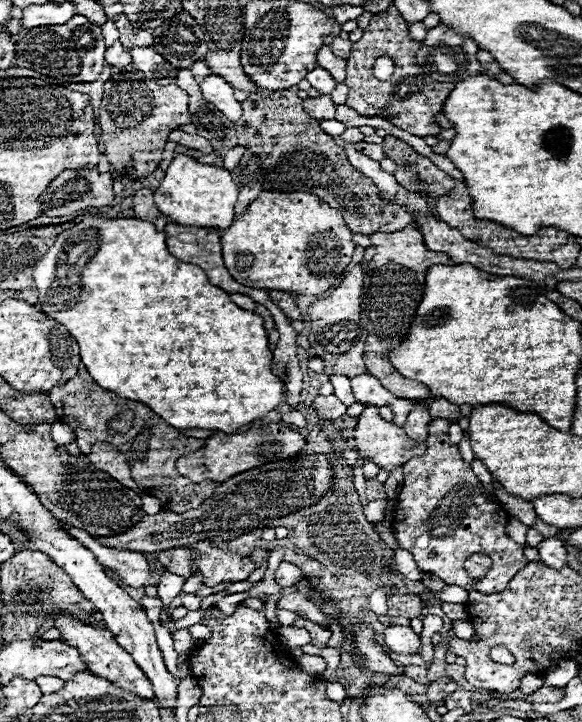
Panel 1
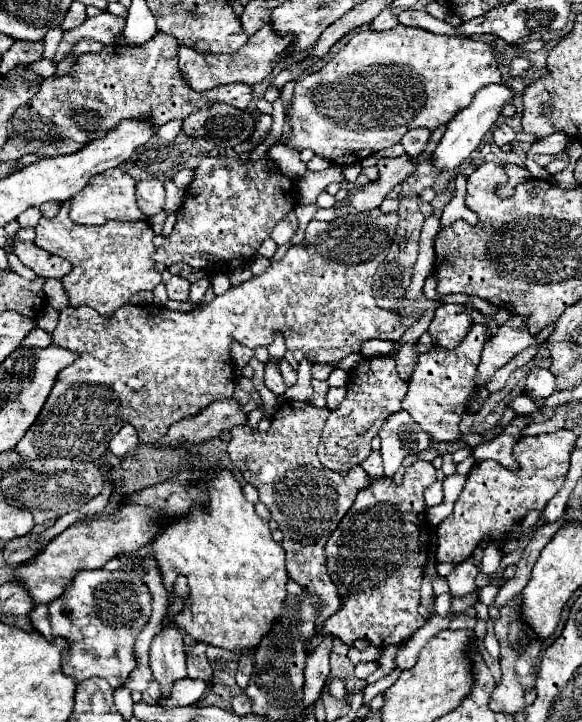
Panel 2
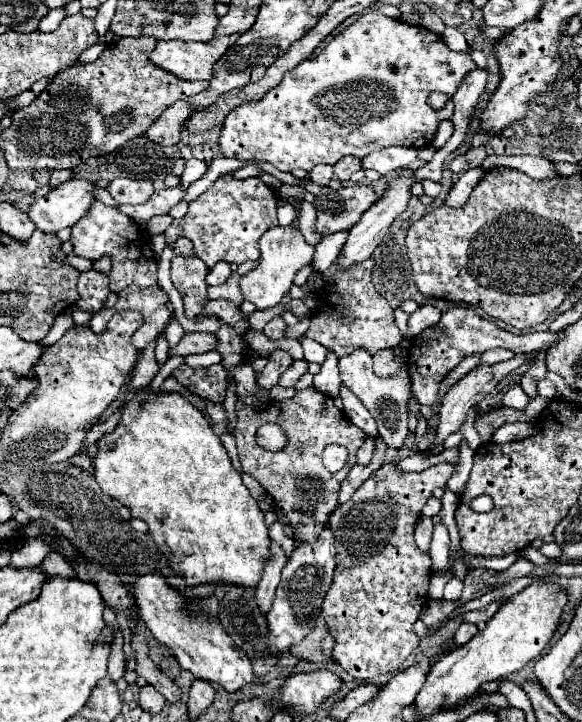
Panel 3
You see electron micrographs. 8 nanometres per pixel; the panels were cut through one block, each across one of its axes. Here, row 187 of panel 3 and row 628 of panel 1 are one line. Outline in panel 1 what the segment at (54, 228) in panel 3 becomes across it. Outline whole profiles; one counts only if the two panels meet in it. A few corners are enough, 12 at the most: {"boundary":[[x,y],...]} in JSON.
{"boundary":[[58,616],[60,638],[78,646],[90,674],[154,696],[152,682],[110,630]]}

